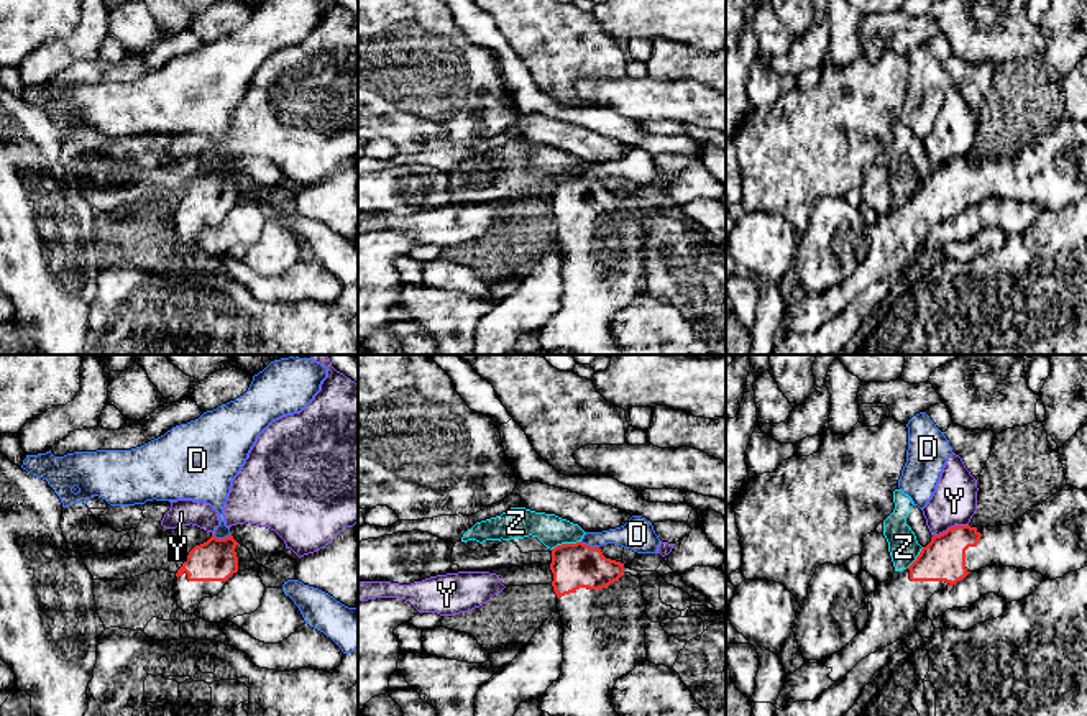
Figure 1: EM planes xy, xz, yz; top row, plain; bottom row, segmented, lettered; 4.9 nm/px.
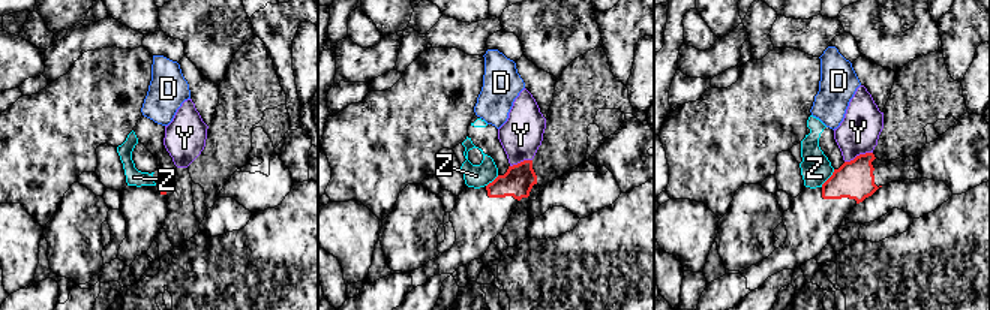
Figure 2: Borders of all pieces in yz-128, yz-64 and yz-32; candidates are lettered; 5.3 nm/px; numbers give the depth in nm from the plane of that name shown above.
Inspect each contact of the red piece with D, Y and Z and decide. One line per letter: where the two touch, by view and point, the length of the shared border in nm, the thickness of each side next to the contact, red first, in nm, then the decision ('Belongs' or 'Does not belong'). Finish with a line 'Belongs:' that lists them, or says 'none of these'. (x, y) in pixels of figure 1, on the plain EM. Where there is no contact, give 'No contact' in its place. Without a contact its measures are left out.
D: Touches red at xy (222, 171). Shared border 100 nm. Thickness 200 nm (red) against 140 nm. Does not belong
Y: Touches red at yz (951, 160). Shared border 190 nm. Thickness 220 nm (red) against 220 nm. Does not belong
Z: Touches red at xz (565, 176). Shared border 160 nm. Thickness 220 nm (red) against 150 nm. Does not belong
Belongs: none of these

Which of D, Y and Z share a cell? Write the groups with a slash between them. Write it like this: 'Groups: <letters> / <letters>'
Groups: D / Y / Z

